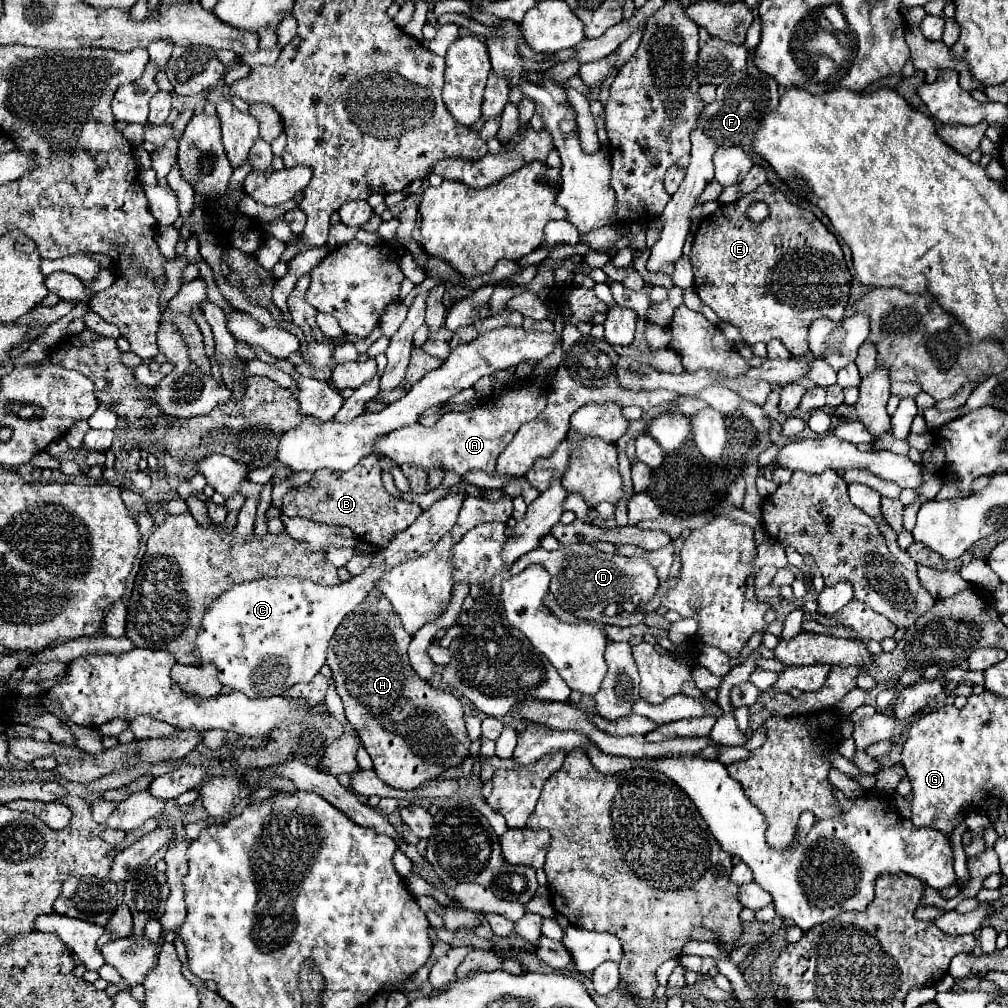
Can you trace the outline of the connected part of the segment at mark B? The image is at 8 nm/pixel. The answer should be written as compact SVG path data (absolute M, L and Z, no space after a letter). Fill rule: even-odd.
M369 454L347 472L317 470L313 480L301 488L295 488L283 496L281 512L289 518L307 518L319 524L345 526L357 538L365 538L367 544L383 544L389 536L409 528L423 512L419 504L393 498L381 484L379 458Z

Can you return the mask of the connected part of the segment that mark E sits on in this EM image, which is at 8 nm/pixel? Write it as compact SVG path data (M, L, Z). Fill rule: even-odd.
M761 184L741 200L733 204L723 204L713 216L703 218L695 232L691 264L699 298L719 316L721 322L735 326L741 332L741 340L745 344L757 344L767 342L769 338L779 338L792 356L805 356L809 350L809 326L815 318L845 318L851 272L847 270L837 238L815 218L811 210L793 206L785 200L783 192L775 190L771 184ZM755 202L765 202L769 206L767 220L749 220L747 212Z

